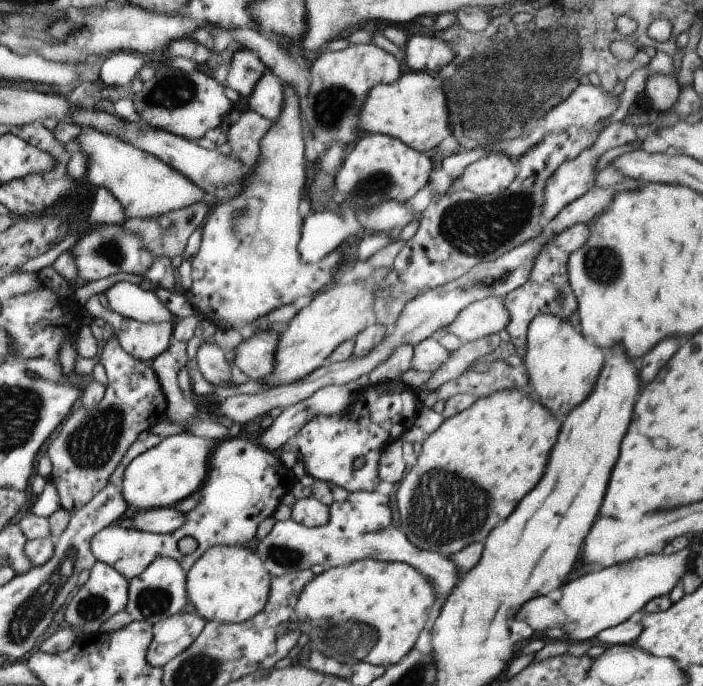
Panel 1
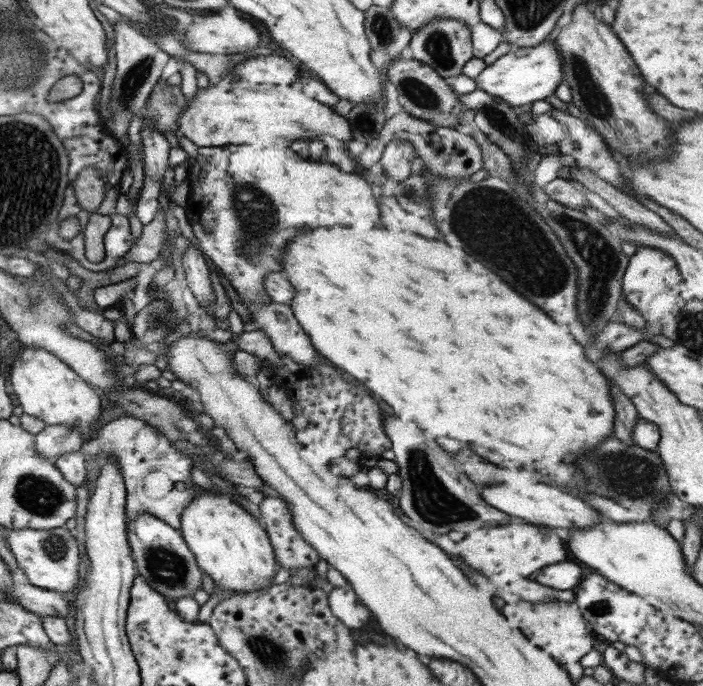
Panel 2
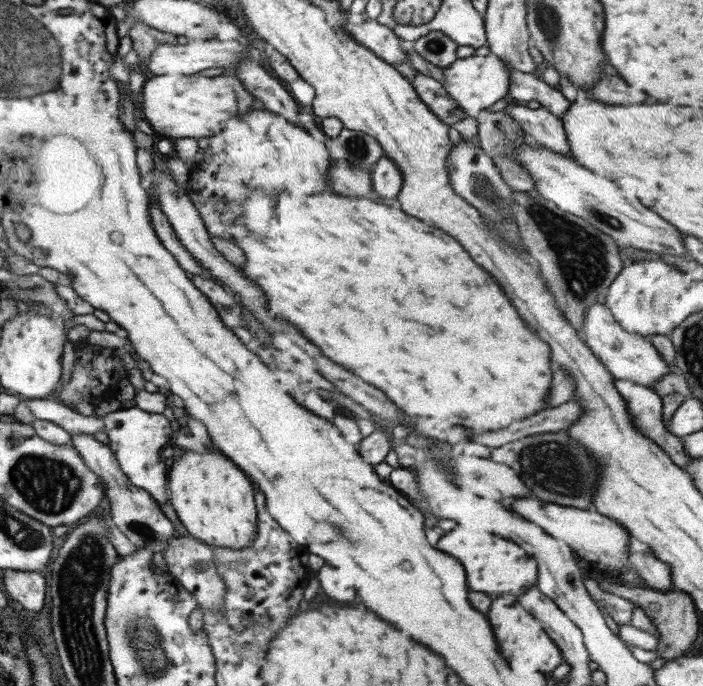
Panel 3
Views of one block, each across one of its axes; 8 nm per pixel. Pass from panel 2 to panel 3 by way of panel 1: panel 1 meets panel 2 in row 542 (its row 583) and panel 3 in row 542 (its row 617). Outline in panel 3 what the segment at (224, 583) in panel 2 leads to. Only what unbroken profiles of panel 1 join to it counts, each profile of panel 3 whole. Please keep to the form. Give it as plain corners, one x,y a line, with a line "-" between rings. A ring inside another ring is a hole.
209,448
205,452
184,450
183,454
168,464
167,483
168,499
187,534
197,538
208,547
217,546
229,550
241,550
251,546
257,532
256,508
254,506
255,487
246,475
227,459
218,449

